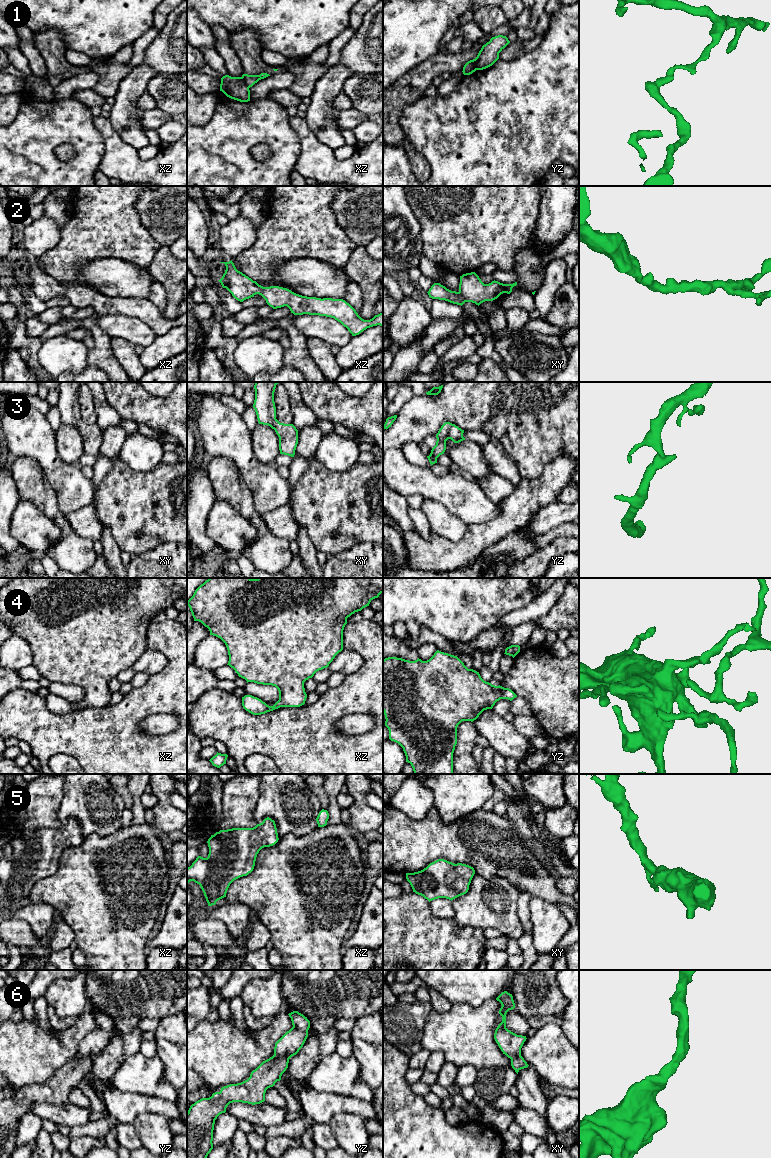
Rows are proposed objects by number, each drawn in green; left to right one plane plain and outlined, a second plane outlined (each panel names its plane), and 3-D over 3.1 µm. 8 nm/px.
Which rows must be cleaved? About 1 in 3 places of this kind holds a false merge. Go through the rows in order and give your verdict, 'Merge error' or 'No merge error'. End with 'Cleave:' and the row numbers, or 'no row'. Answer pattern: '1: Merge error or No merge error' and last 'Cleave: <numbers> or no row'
1: Merge error
2: No merge error
3: No merge error
4: No merge error
5: No merge error
6: No merge error
Cleave: 1

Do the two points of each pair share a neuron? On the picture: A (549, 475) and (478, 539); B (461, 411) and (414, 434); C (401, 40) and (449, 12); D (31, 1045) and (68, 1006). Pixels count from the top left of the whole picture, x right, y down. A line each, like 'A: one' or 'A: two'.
A: one
B: one
C: one
D: two

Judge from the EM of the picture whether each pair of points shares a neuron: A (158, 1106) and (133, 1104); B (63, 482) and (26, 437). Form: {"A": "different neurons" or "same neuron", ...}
{"A": "same neuron", "B": "same neuron"}

